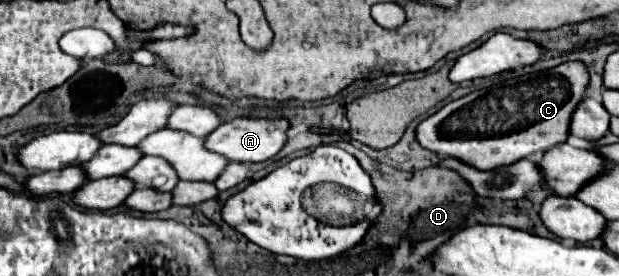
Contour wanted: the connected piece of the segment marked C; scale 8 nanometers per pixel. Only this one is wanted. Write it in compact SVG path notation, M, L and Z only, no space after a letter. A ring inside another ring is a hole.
M567 62L547 72L529 74L521 82L517 78L489 90L475 90L425 118L417 126L417 142L435 154L453 156L477 170L513 164L567 140L571 114L583 100L587 84L589 74L585 66L581 62ZM515 86L525 88L519 92Z

